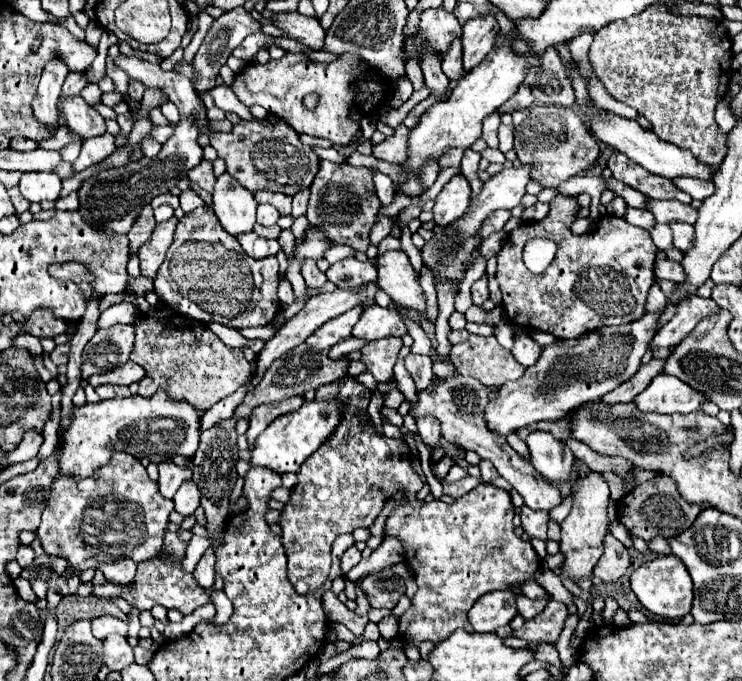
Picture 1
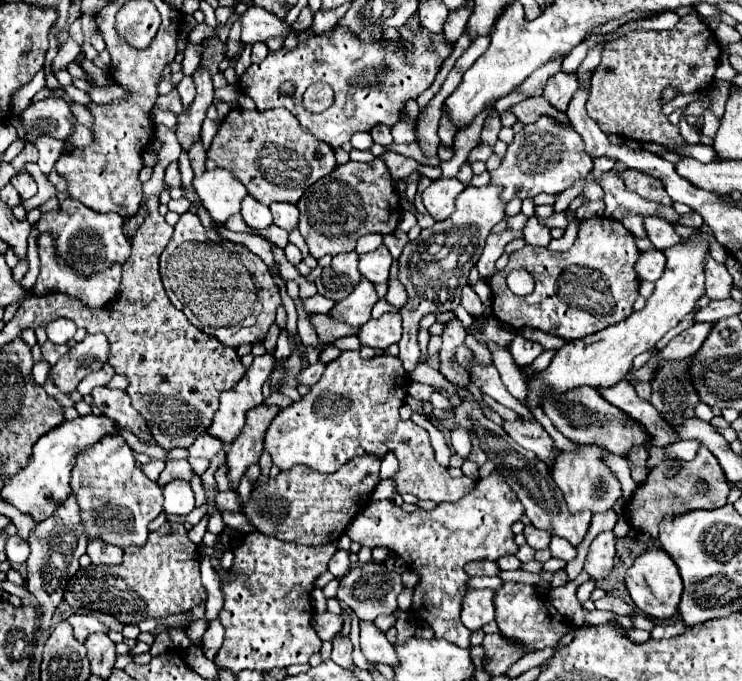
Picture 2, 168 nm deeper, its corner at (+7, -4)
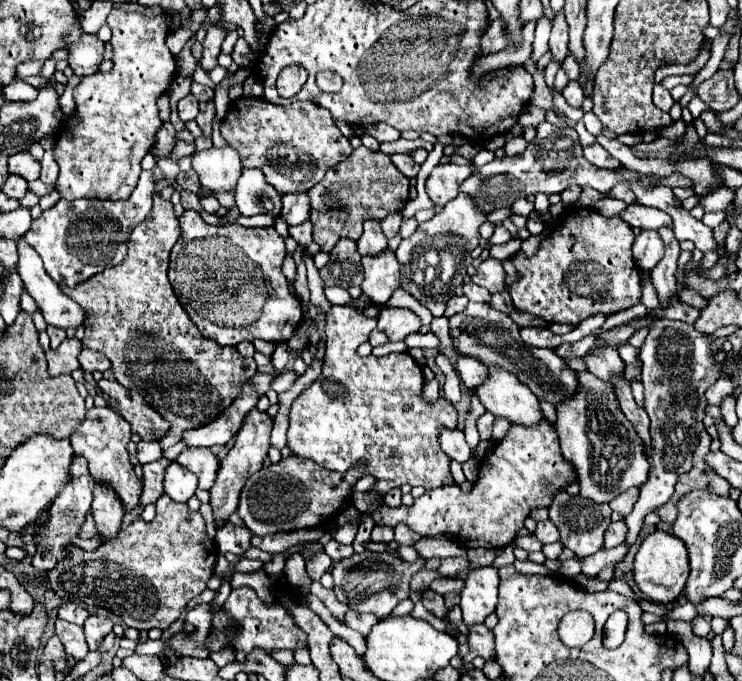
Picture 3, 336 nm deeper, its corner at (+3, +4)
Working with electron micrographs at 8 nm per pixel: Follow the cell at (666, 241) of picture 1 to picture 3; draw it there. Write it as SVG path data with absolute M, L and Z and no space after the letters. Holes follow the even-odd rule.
M602 198L594 208L604 216L620 216L620 212L626 208L626 204L612 200L612 198Z

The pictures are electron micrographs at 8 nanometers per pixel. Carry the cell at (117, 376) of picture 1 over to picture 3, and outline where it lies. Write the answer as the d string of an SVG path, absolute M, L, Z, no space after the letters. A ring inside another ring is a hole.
M82 348L78 362L80 362L80 368L88 370L88 372L96 372L96 370L104 372L104 370L110 368L110 360L102 352L96 352L96 350L90 350L90 348Z

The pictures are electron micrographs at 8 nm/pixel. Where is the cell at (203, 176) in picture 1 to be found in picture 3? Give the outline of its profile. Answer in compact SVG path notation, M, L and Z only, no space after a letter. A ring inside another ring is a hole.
M208 100L208 102L200 102L200 112L196 116L196 122L198 126L202 128L204 136L210 136L212 134L212 118L214 118L216 110L214 110L214 100Z

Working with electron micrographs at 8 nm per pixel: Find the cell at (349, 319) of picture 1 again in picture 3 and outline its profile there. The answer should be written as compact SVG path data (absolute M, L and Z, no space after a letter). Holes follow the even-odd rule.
M386 248L376 256L364 256L362 266L366 274L362 282L364 294L374 296L376 304L386 304L392 292L400 286L400 264L396 254Z

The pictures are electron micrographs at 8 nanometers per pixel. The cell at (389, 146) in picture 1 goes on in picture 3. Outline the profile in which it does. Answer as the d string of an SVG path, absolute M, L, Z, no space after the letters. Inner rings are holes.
M394 154L392 162L396 164L396 168L406 176L406 178L416 178L420 172L420 166L412 160L412 156L408 154Z

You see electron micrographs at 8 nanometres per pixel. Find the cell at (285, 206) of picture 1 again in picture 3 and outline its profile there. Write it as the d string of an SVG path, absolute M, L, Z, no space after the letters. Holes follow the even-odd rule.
M306 192L286 194L282 202L284 202L282 218L286 218L288 224L300 224L310 218L310 198Z

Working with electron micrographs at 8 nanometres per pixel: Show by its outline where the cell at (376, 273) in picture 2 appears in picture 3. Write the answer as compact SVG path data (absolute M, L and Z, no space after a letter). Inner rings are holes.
M366 220L364 232L358 240L358 252L362 256L374 256L376 252L382 252L388 246L388 238L382 232L382 226L378 220Z

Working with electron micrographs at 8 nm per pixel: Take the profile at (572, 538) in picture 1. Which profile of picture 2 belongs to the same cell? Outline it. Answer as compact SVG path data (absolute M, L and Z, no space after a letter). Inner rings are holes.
M578 446L578 448L580 448L578 454L560 452L556 456L556 464L554 464L550 474L552 474L554 482L556 482L556 486L562 490L564 500L568 504L568 510L572 514L578 514L582 510L592 510L592 514L606 512L608 508L614 506L614 502L622 494L620 482L610 472L610 468L600 462L600 456L606 452L604 448L598 448L598 446Z

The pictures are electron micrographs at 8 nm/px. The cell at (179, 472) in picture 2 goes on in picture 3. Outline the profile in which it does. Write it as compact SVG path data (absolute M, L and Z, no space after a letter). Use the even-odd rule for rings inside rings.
M186 448L176 460L198 476L198 488L202 490L212 488L218 472L218 458L208 448L196 448L196 450Z

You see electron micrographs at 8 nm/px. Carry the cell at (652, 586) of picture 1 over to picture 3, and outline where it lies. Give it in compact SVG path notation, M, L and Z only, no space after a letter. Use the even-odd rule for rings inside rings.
M654 532L640 544L634 560L634 582L648 600L656 604L672 604L682 594L686 578L688 578L688 550L680 538L668 532Z

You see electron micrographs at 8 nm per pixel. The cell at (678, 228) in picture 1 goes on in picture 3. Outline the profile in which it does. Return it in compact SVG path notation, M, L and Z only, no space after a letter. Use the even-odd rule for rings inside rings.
M630 204L626 210L620 214L620 218L632 226L632 228L642 228L642 230L660 230L664 224L672 226L672 218L666 212L660 212L658 208L648 208L640 204Z

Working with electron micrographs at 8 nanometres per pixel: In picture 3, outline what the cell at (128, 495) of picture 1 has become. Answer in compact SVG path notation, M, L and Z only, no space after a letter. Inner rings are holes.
M108 406L86 410L82 422L76 426L76 432L72 432L72 436L70 436L74 454L84 456L88 460L90 474L94 476L96 482L108 484L108 486L116 488L116 492L120 492L126 512L130 512L132 508L138 506L138 500L142 494L142 482L132 472L130 454L126 452L126 444L130 442L130 436L132 436L132 432L128 428L128 424L124 422L124 418L118 416L114 410L110 410Z

